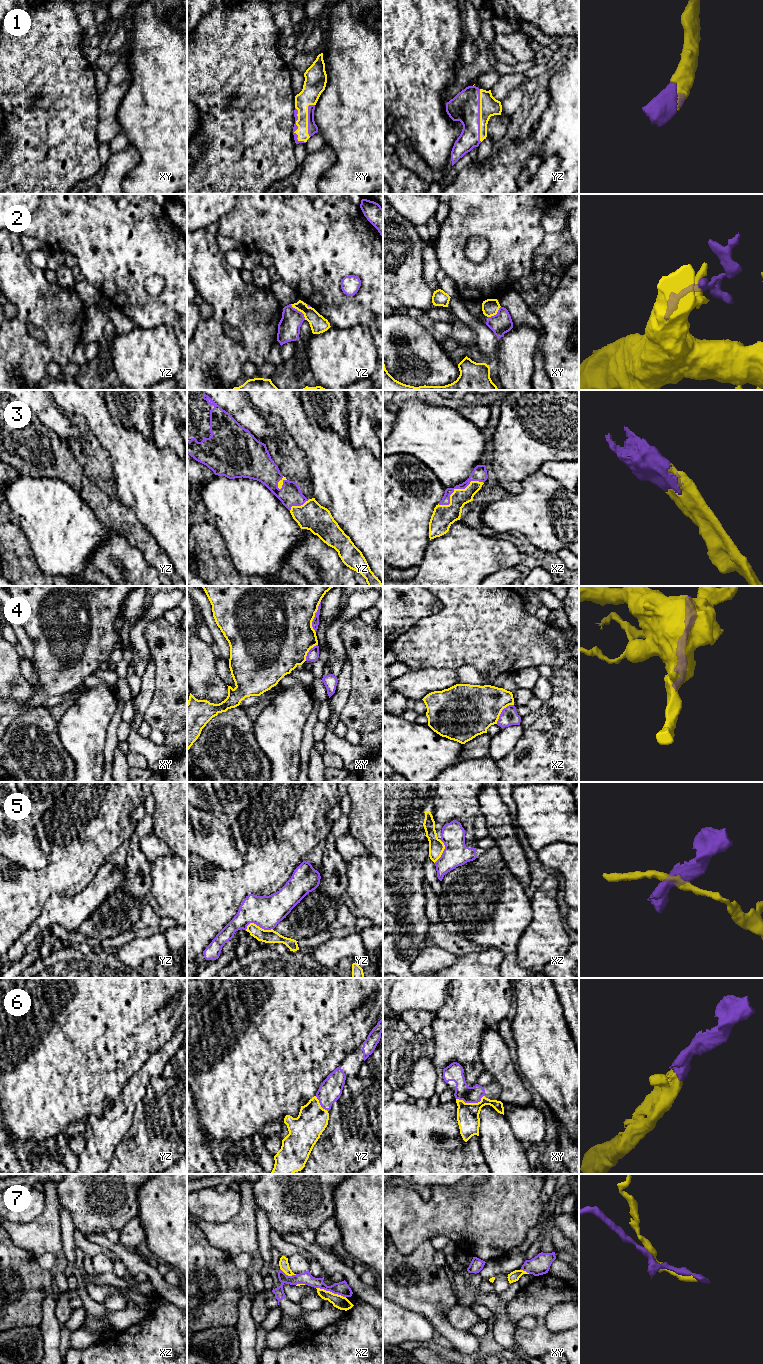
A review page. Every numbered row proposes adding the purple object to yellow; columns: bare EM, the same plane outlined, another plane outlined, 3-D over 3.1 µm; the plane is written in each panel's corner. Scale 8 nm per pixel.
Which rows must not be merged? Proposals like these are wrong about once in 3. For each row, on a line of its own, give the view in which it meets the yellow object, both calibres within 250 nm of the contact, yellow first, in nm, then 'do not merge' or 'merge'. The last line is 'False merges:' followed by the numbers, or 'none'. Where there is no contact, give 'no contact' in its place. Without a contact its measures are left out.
1: contact in yz; calibres 160 and 240 nm; merge
2: contact in yz; calibres 140 and 180 nm; do not merge
3: contact in xz; calibres 180 and 120 nm; merge
4: contact in xy; calibres 500 and 60 nm; do not merge
5: contact in yz; calibres 110 and 260 nm; do not merge
6: contact in xy; calibres 180 and 130 nm; merge
7: contact in xz; calibres 110 and 110 nm; do not merge
False merges: 2, 4, 5, 7

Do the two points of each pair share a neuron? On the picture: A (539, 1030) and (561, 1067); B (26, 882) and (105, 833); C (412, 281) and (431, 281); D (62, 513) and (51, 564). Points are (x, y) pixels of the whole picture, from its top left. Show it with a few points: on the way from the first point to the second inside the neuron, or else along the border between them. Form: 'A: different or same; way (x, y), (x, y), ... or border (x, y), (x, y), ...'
A: same; way (543, 1039), (545, 1050), (552, 1058)
B: same; way (46, 881), (54, 878), (85, 847)
C: different; border (422, 258), (422, 277), (431, 290)
D: same; way (62, 526), (62, 546), (59, 551)

